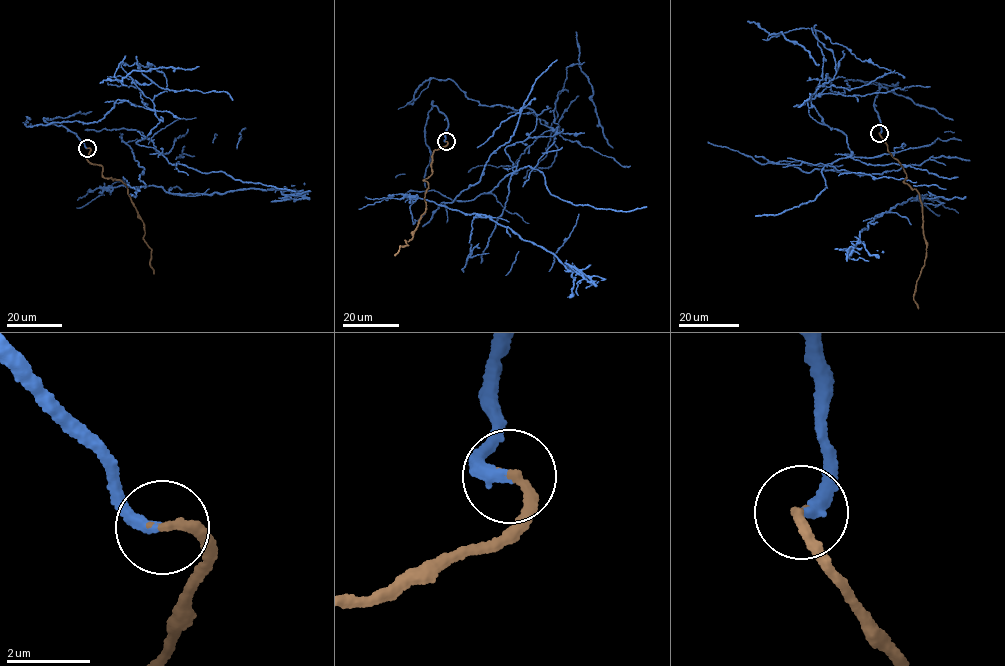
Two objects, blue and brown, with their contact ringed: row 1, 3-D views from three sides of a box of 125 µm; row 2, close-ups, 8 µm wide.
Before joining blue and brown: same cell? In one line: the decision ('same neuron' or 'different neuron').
different neuron

